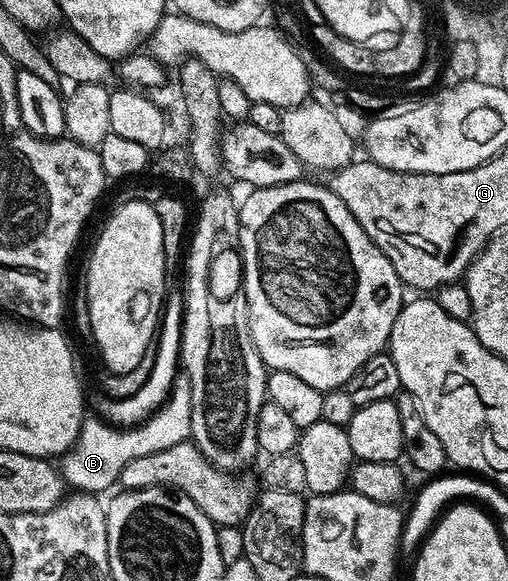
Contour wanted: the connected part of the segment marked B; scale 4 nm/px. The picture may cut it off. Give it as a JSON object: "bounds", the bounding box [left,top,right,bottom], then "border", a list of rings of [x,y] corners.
{"bounds":[58,371,192,495],"border":[[[180,371],[173,379],[172,390],[164,404],[137,425],[117,427],[96,415],[89,416],[80,425],[79,437],[59,458],[58,468],[73,490],[101,495],[119,482],[126,463],[142,459],[142,455],[154,455],[154,451],[166,451],[166,447],[189,440],[191,431],[192,388],[187,373]]]}

